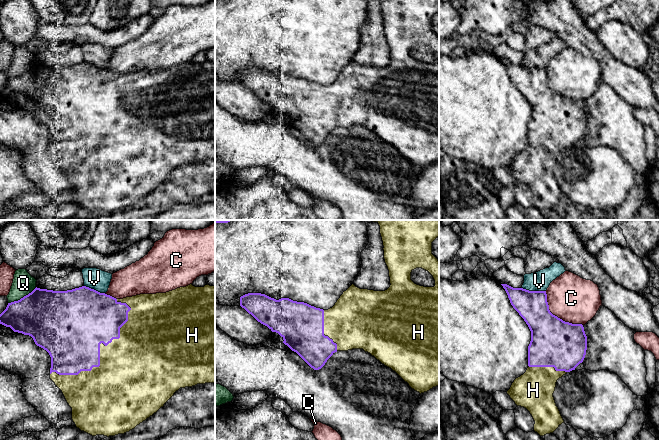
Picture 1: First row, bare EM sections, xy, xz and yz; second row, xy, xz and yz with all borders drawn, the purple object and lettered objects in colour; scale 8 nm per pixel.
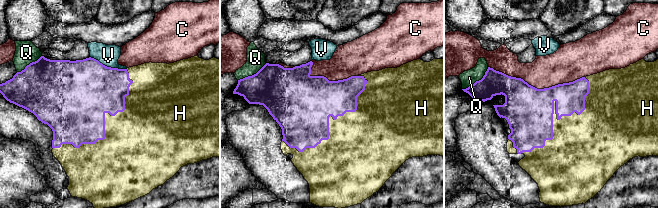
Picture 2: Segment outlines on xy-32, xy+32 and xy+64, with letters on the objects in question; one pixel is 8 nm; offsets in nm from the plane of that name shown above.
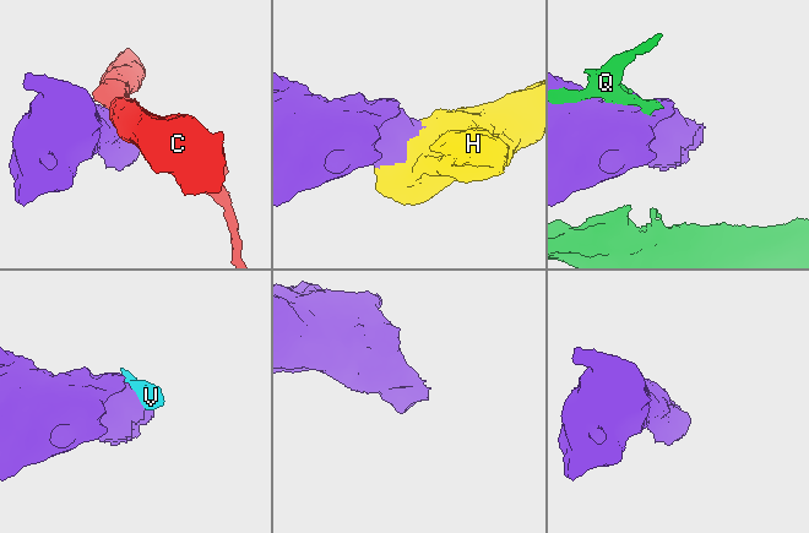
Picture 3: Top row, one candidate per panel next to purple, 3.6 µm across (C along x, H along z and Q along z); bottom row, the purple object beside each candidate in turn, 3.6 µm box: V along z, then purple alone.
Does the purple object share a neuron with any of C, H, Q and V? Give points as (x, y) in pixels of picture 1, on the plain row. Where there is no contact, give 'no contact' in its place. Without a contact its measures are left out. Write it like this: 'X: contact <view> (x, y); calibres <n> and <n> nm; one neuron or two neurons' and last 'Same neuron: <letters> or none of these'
C: contact yz (556, 92); calibres 380 and 380 nm; two neurons
H: contact xy (99, 131); calibres 440 and 460 nm; one neuron
Q: contact xy (23, 73); calibres 420 and 180 nm; two neurons
V: contact yz (533, 67); calibres 240 and 160 nm; two neurons
Same neuron: H

